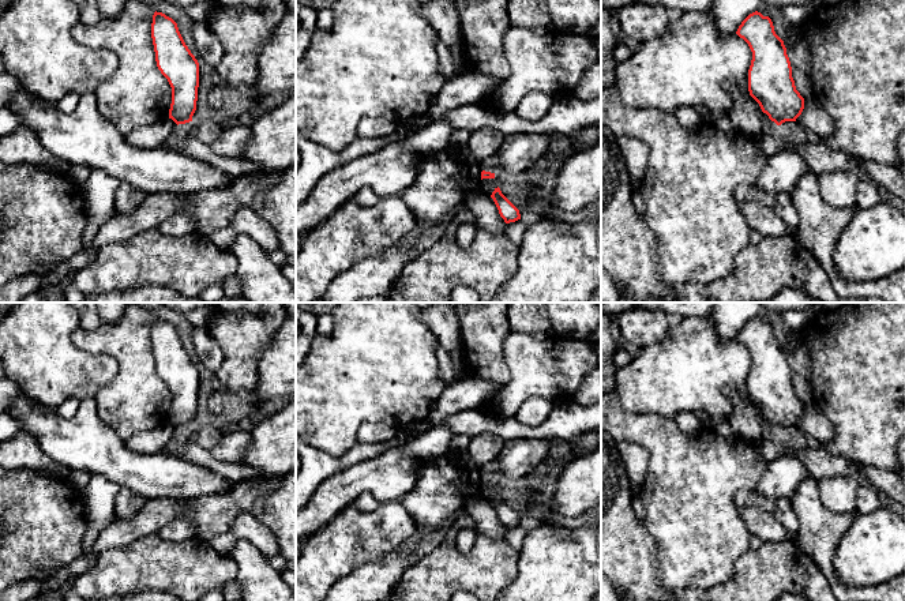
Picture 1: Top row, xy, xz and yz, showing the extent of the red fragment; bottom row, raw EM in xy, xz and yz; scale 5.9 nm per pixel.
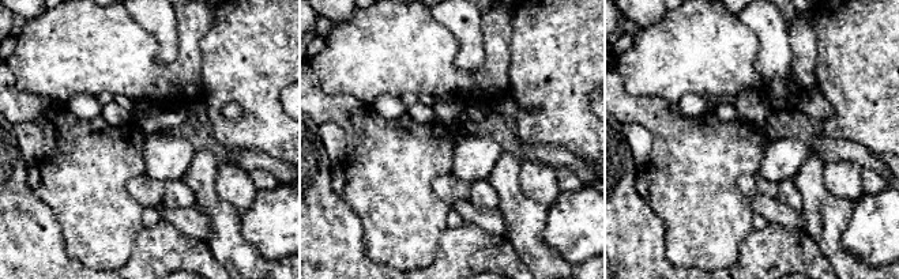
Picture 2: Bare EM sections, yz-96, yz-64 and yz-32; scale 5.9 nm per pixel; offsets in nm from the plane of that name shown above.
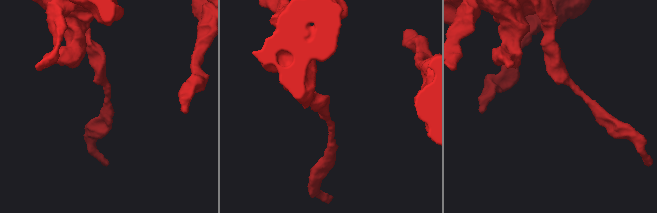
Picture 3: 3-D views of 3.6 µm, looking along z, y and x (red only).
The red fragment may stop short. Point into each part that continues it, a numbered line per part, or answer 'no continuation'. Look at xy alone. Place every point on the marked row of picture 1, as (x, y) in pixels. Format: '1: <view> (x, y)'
no continuation

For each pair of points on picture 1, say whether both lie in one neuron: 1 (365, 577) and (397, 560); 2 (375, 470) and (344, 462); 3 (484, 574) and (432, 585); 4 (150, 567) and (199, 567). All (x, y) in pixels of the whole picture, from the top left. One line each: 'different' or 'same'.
1: same
2: different
3: same
4: same

